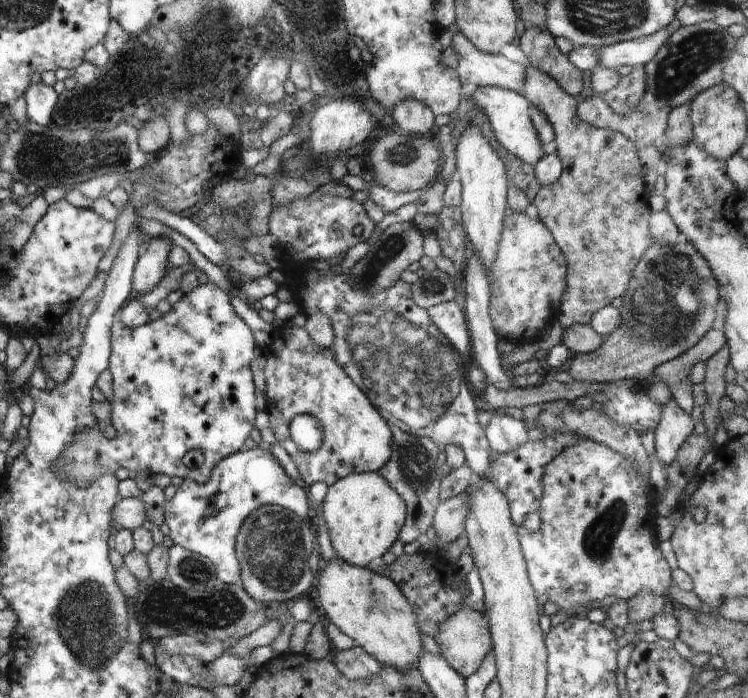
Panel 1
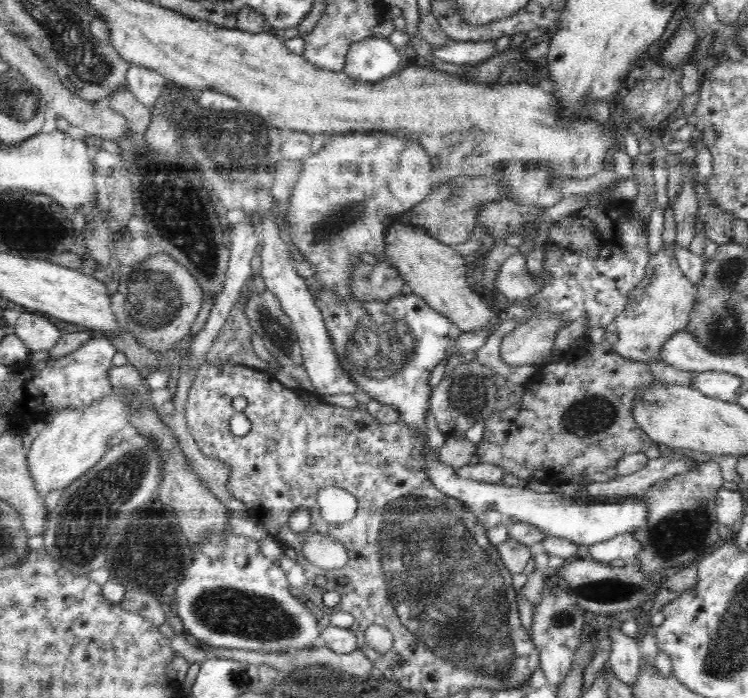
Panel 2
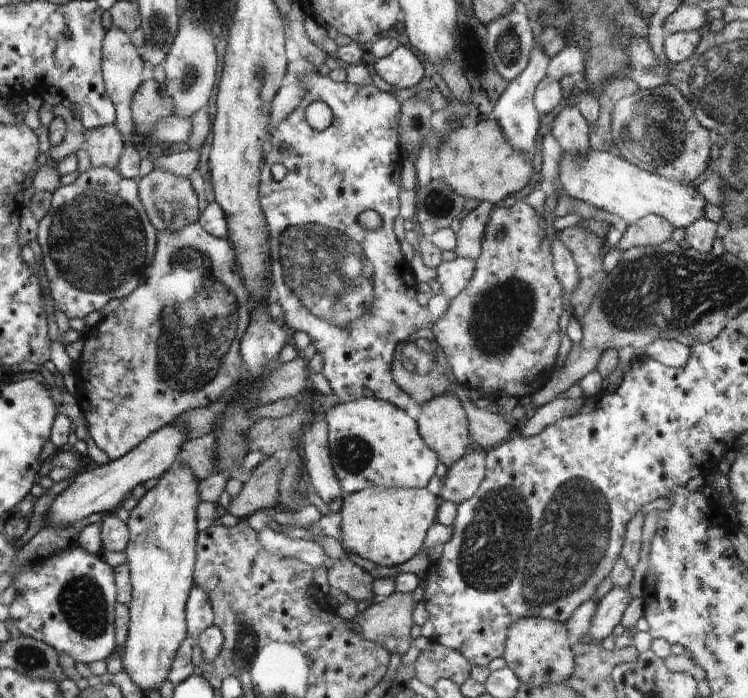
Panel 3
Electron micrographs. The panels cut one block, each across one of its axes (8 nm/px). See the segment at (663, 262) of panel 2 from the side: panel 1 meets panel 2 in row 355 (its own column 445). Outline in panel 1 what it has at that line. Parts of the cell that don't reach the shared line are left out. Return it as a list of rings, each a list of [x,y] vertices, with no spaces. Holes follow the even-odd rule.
[[[469,606],[458,610],[440,624],[438,634],[436,634],[436,644],[440,648],[440,654],[446,659],[446,662],[465,679],[472,673],[475,673],[480,664],[484,662],[486,654],[493,652],[492,640],[488,628],[488,620],[485,614],[481,614]]]

